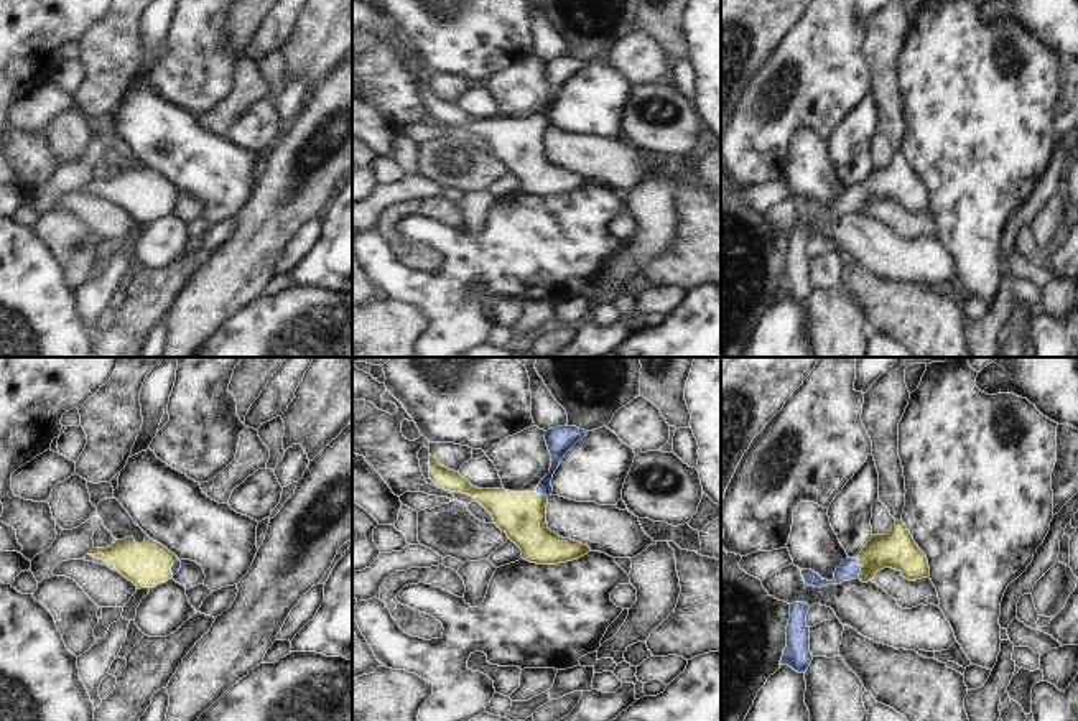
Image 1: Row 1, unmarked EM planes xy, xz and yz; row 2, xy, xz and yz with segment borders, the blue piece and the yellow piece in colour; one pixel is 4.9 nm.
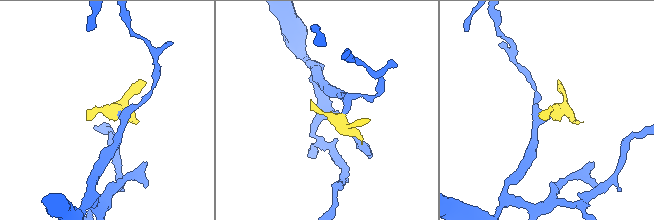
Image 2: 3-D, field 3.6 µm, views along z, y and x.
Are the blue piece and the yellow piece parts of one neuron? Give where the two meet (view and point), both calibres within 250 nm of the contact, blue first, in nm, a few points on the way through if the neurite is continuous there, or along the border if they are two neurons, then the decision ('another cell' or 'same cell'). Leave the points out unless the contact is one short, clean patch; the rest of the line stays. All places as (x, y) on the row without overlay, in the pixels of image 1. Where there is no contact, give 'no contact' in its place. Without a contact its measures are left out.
meets blue in yz at (859, 200); 100 nm thick on the blue side, 190 nm on the other; runs through yz (850, 200), (859, 200), (879, 183), (897, 181); same cell

